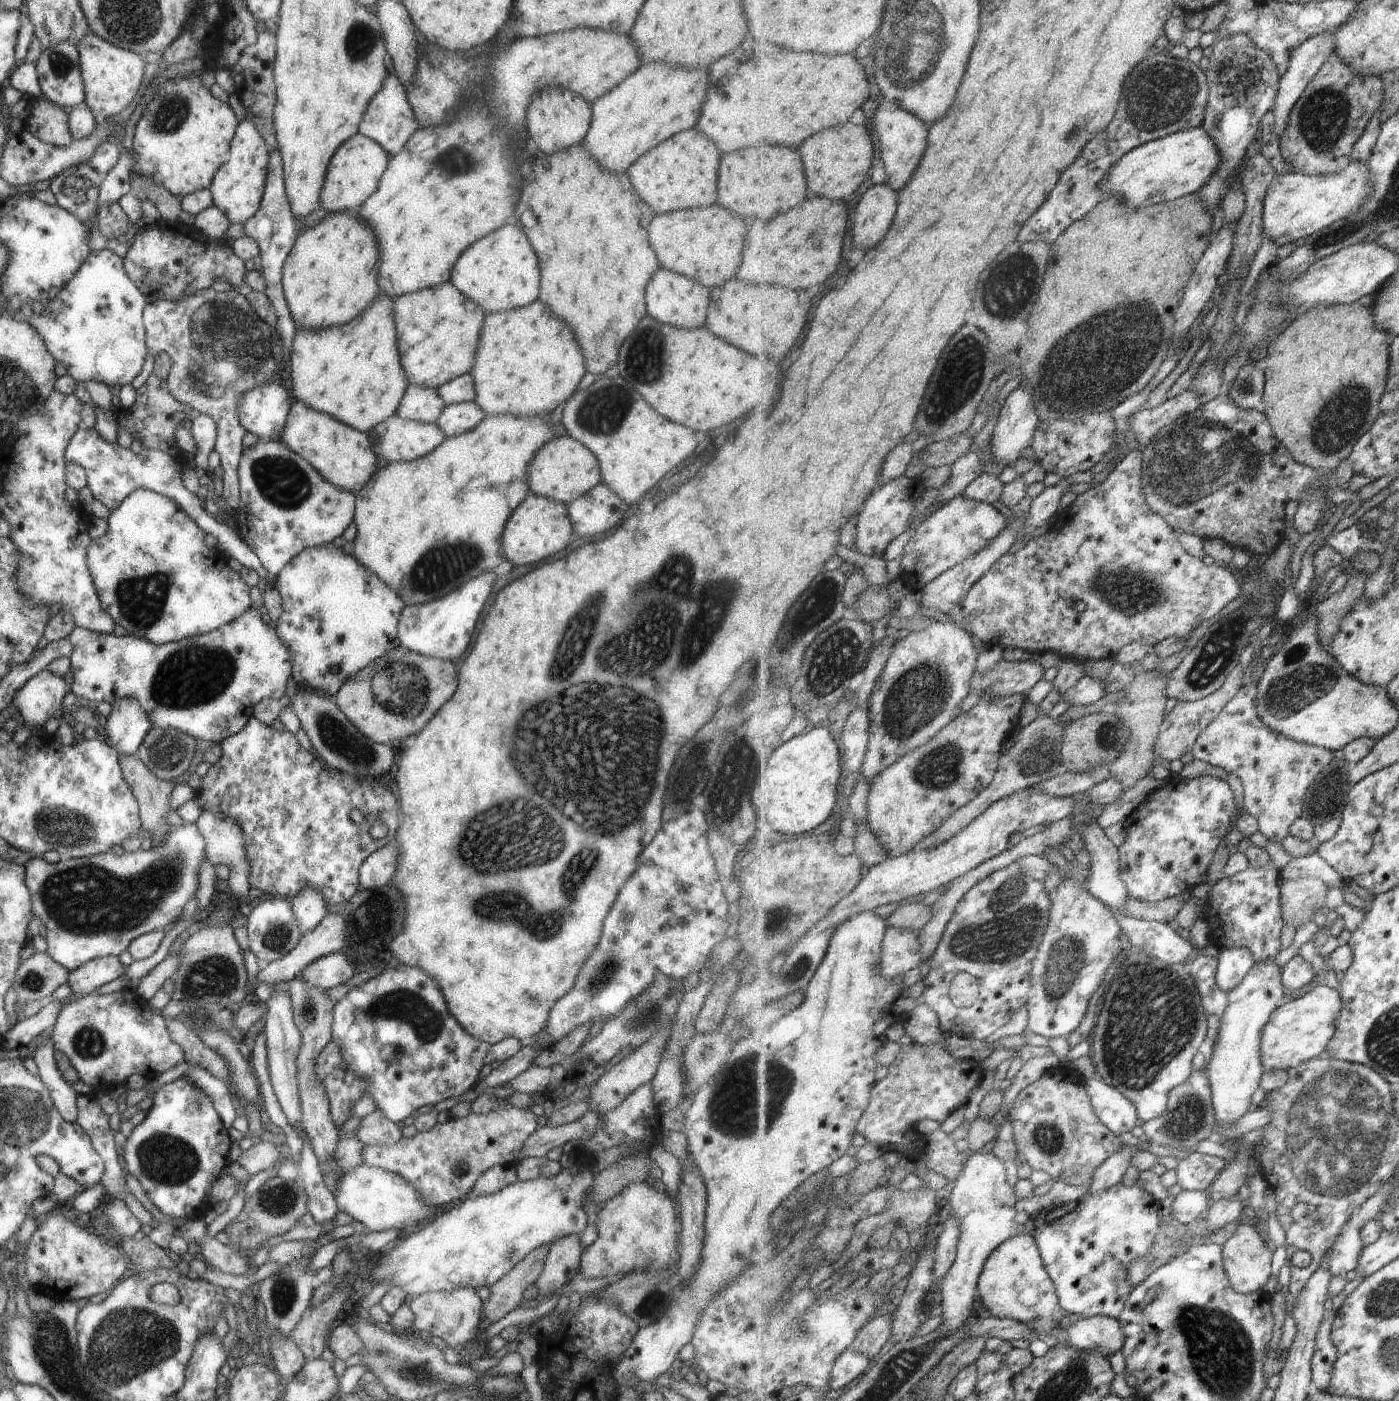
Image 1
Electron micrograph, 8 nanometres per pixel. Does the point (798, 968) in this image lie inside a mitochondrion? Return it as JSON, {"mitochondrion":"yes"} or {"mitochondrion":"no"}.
{"mitochondrion":"yes"}

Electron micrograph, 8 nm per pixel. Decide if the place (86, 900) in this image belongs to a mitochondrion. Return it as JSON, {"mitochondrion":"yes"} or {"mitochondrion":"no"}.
{"mitochondrion":"yes"}

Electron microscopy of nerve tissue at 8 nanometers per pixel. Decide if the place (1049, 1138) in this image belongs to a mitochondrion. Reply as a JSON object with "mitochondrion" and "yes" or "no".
{"mitochondrion":"yes"}

